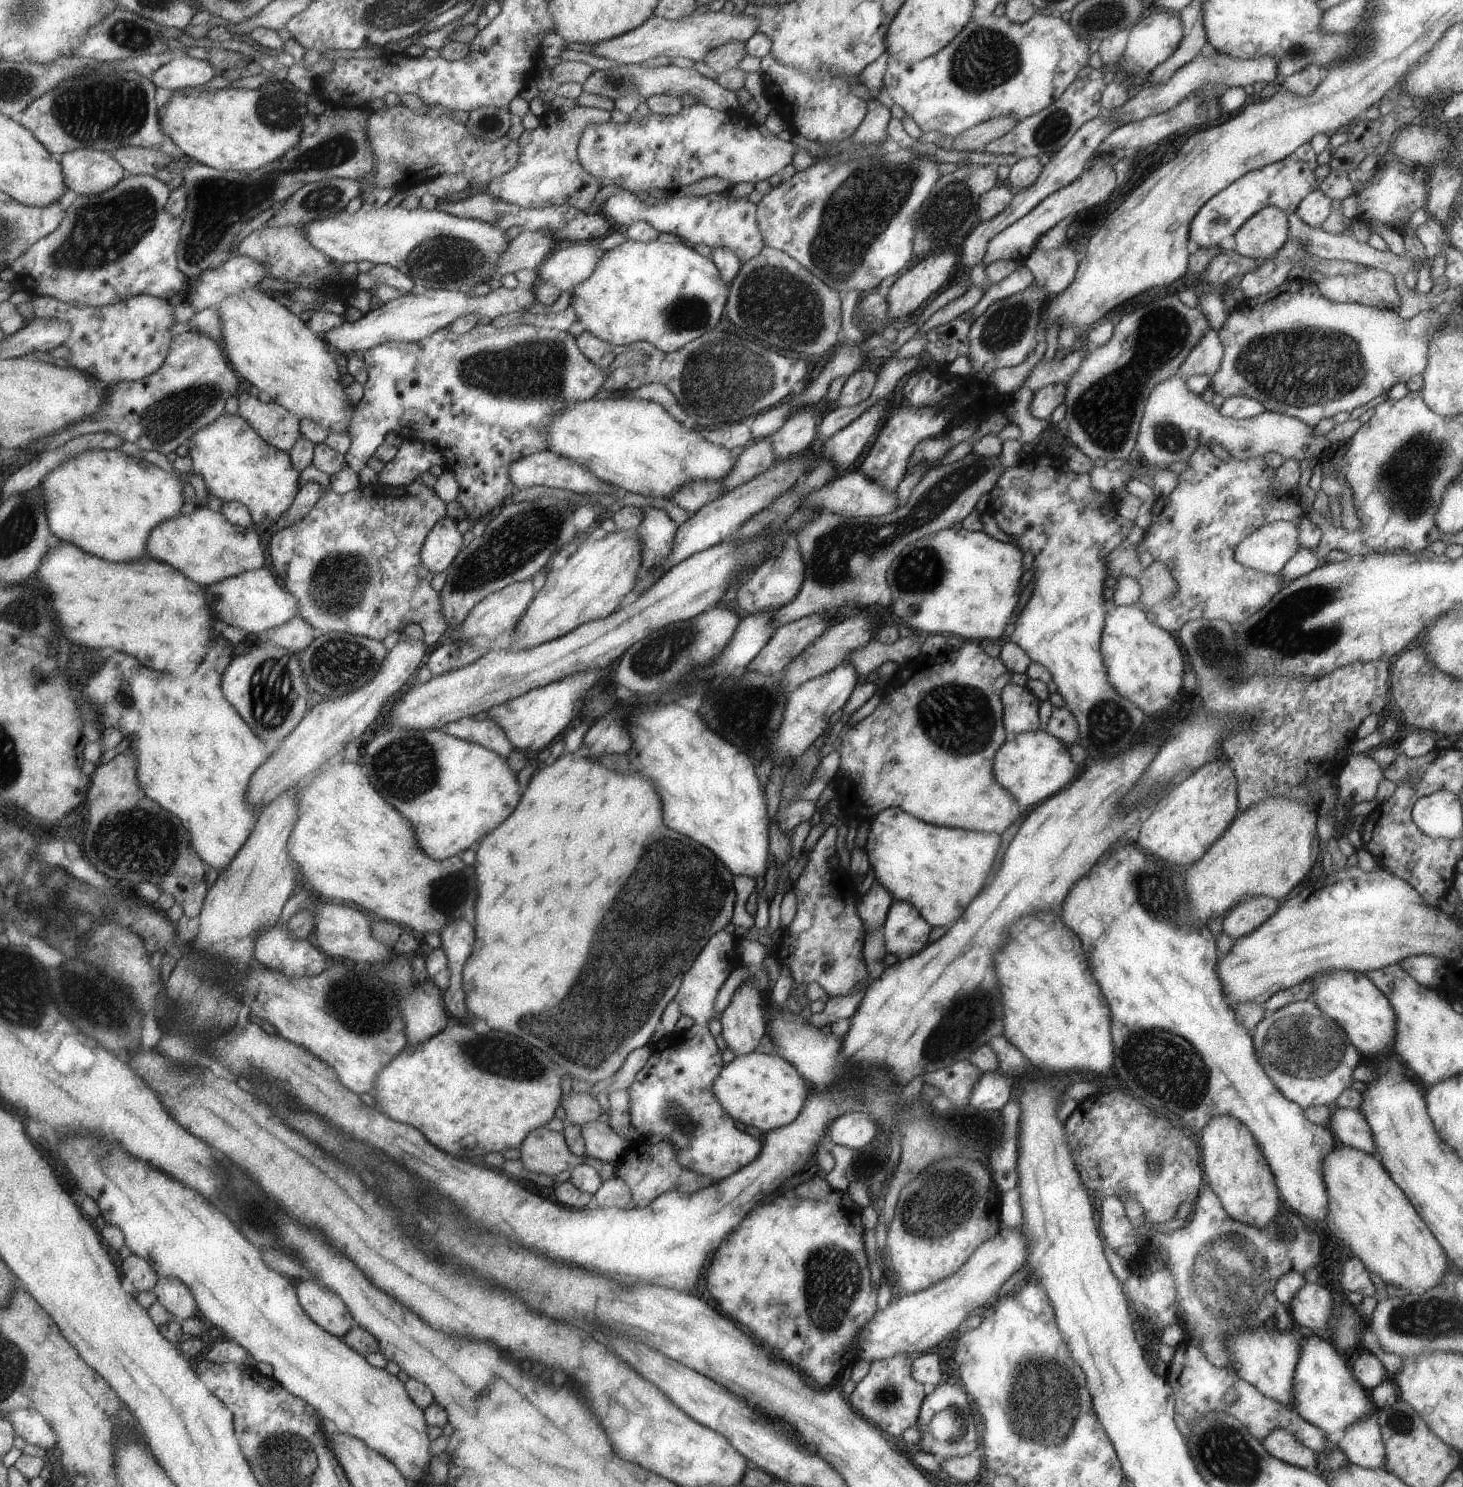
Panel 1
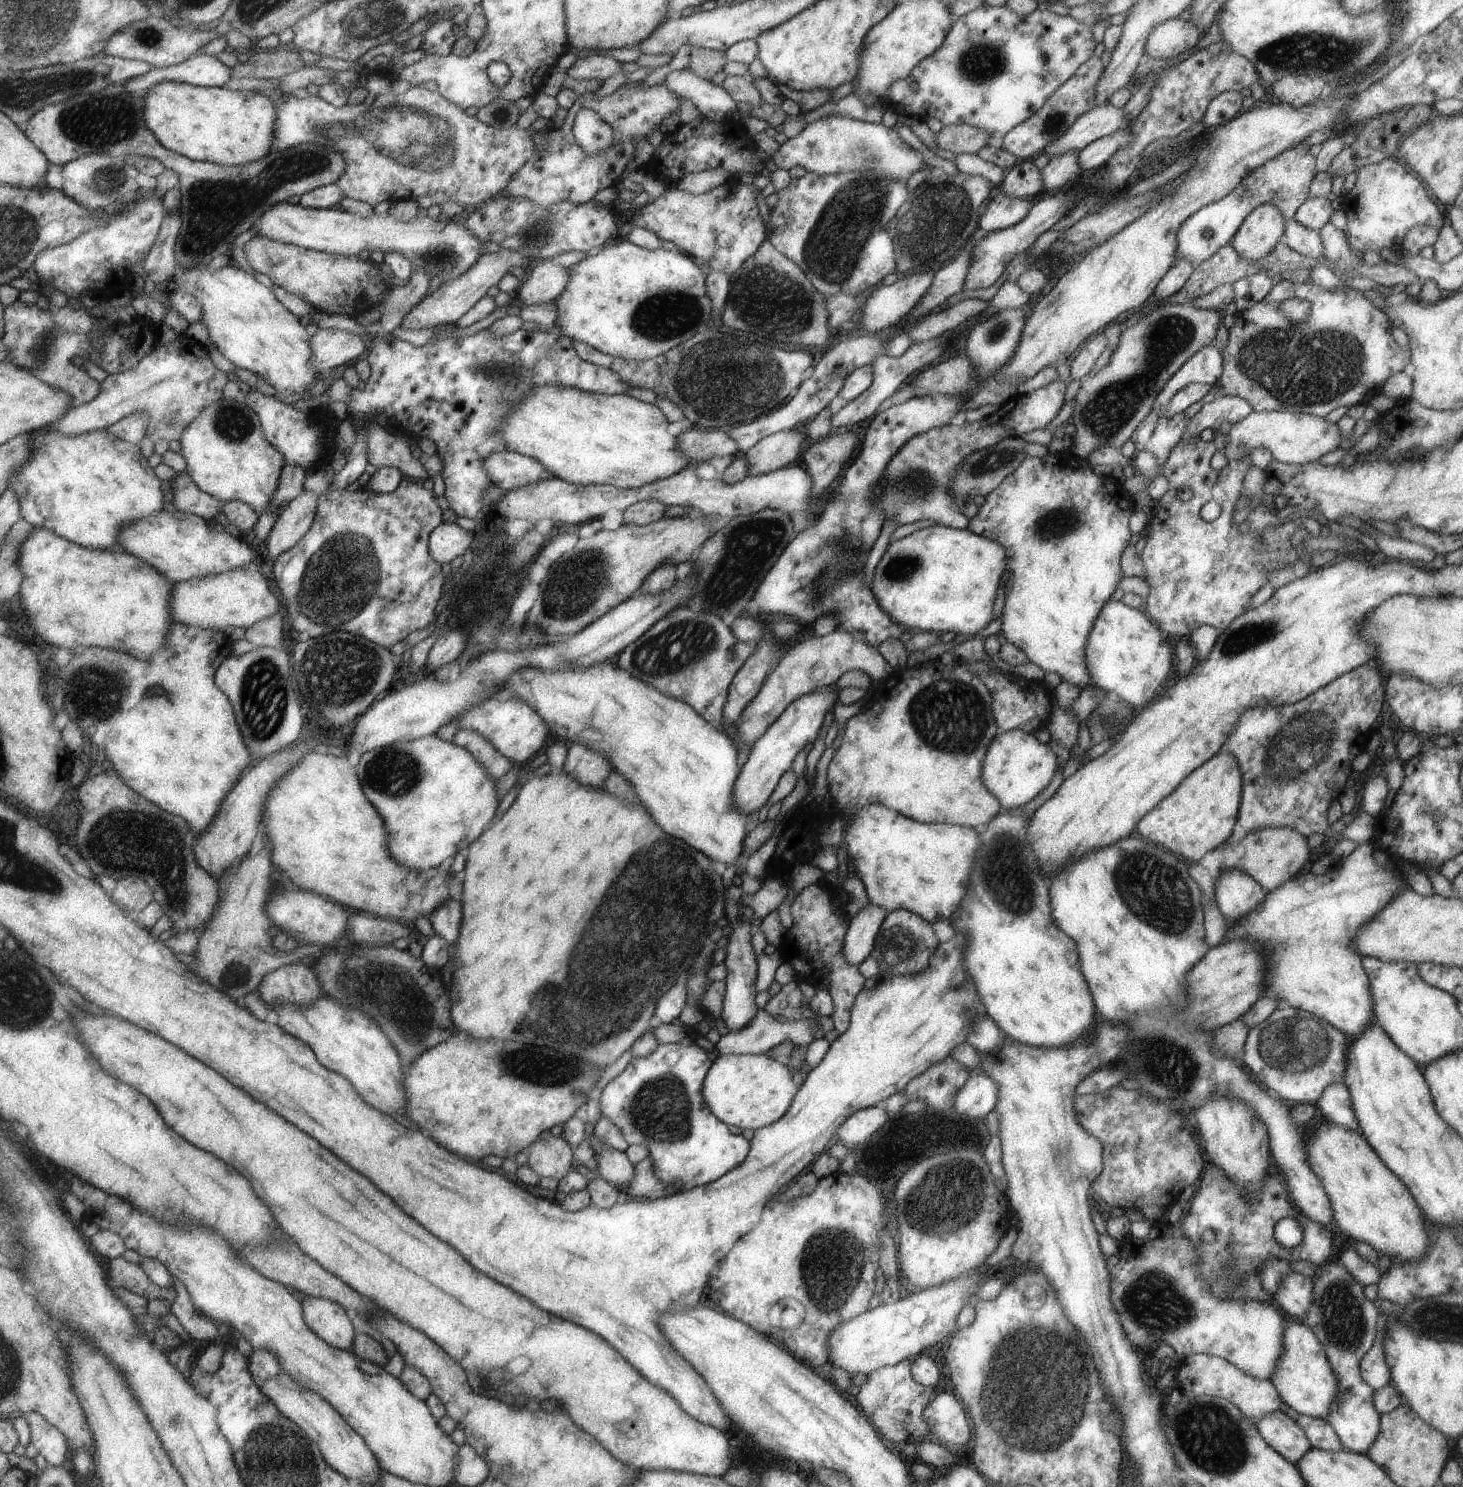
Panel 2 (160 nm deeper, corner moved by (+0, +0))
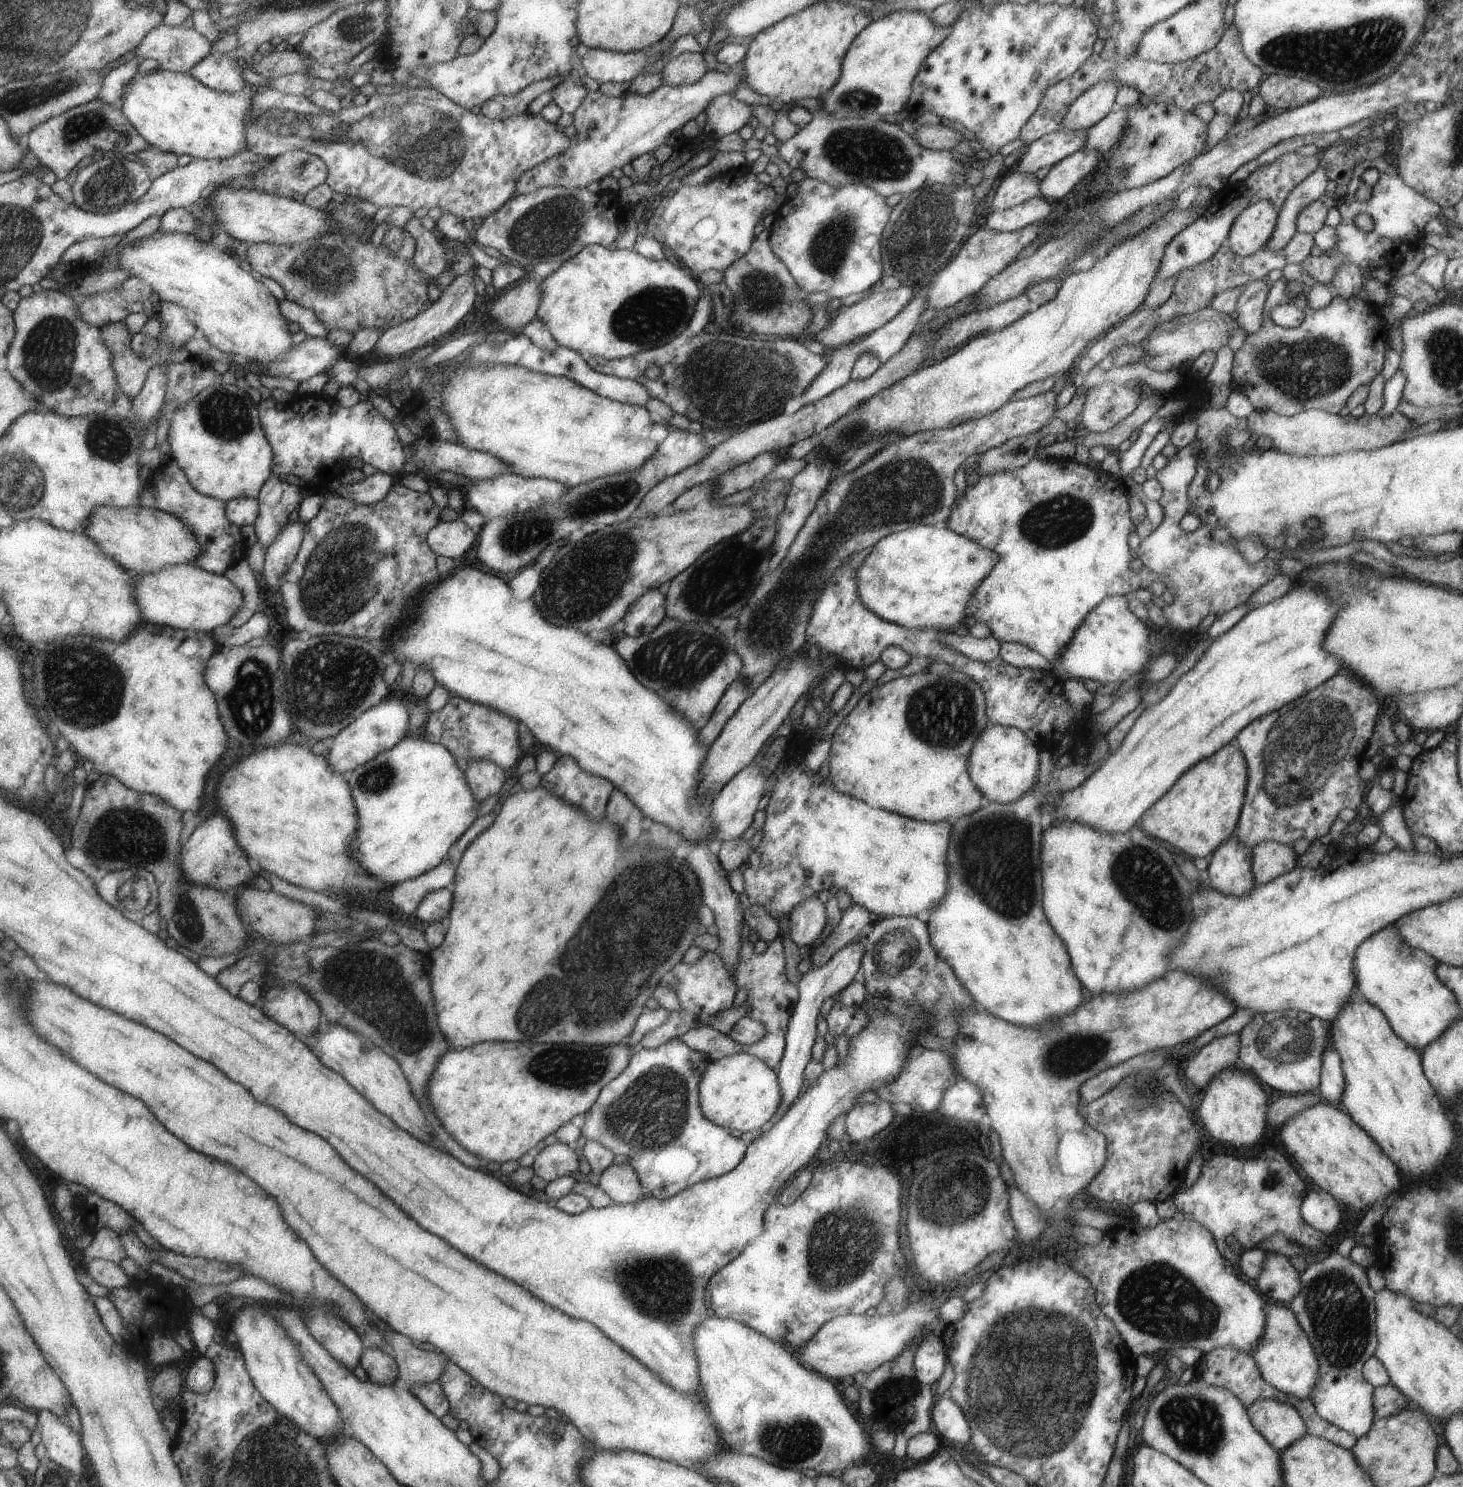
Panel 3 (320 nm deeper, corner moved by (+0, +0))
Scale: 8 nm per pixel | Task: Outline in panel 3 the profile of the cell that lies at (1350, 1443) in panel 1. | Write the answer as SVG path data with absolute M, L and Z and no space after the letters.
M1331 1252L1325 1259L1306 1266L1298 1273L1300 1287L1287 1306L1293 1311L1305 1333L1313 1354L1318 1360L1318 1381L1309 1392L1309 1399L1316 1413L1337 1428L1350 1432L1356 1439L1366 1434L1374 1419L1372 1405L1373 1387L1364 1379L1362 1366L1376 1349L1376 1324L1374 1291L1367 1283L1364 1268L1355 1264L1347 1255Z

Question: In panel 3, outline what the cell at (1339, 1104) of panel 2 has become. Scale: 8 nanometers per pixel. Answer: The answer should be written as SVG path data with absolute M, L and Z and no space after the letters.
M1331 1040L1324 1046L1320 1061L1320 1081L1317 1090L1323 1101L1339 1105L1345 1081L1340 1056L1334 1049Z

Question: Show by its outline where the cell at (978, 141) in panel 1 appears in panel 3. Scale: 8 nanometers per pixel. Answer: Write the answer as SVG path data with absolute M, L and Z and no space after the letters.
M917 121L914 132L911 135L913 140L926 149L949 151L958 140L963 137L958 133L943 126L939 123L930 125L928 123L922 124Z

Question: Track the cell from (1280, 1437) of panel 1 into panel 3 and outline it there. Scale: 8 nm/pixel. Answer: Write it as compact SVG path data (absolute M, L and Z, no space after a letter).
M1257 1399L1246 1406L1253 1428L1278 1453L1306 1434L1302 1418L1290 1404L1275 1399Z

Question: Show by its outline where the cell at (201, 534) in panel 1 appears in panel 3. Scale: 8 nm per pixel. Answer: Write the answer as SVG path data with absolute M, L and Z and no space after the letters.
M133 505L127 508L96 508L89 517L84 533L100 545L107 556L134 574L157 572L178 564L192 564L202 551L196 535L184 521L155 507Z

